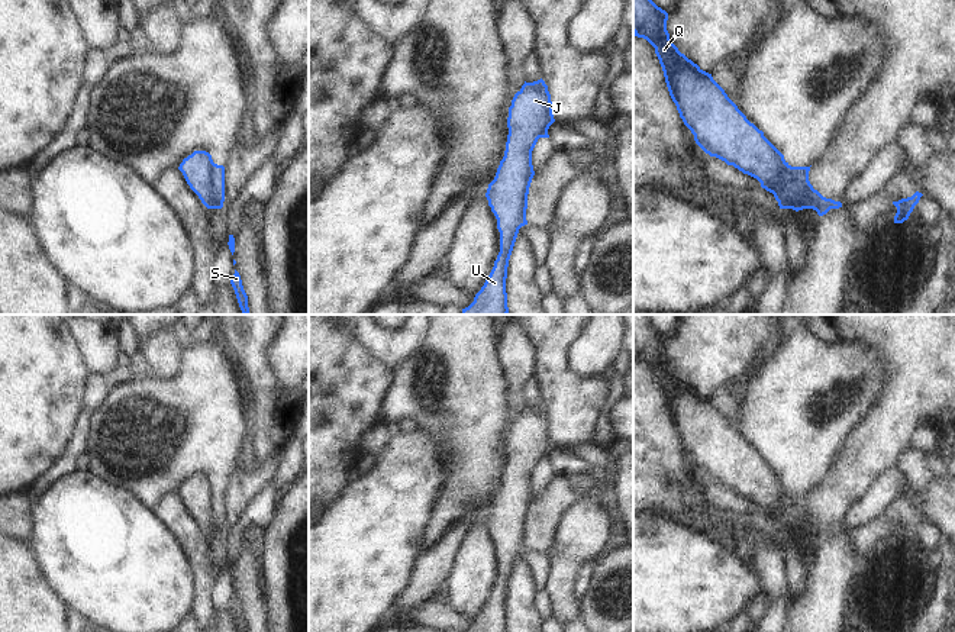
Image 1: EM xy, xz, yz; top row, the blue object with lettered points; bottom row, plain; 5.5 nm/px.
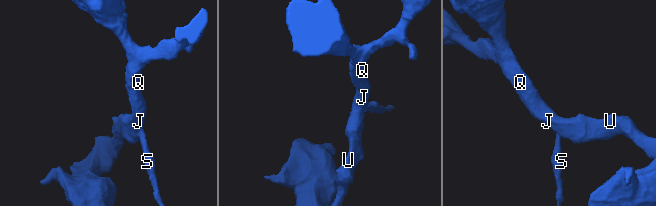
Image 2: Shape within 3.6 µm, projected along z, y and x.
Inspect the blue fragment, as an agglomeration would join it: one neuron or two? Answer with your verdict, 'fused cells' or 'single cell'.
fused cells

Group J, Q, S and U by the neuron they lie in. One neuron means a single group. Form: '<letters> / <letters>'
J Q U / S

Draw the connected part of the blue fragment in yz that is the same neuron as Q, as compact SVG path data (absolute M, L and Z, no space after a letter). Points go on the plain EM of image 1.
M633 315L633 358L638 362L646 364L655 373L670 420L684 449L694 460L696 468L710 481L716 481L743 499L756 503L762 513L778 523L778 529L783 533L796 536L813 533L819 541L823 541L830 533L842 532L841 526L826 523L813 513L809 506L810 491L806 491L796 503L787 500L784 480L764 461L762 455L746 444L725 415L713 404L712 399L703 396L678 375L670 364L667 345L668 338L651 325L648 315Z

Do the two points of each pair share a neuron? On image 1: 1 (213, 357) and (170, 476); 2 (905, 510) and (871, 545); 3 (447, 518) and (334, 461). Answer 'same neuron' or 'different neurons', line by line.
1: same neuron
2: same neuron
3: different neurons

